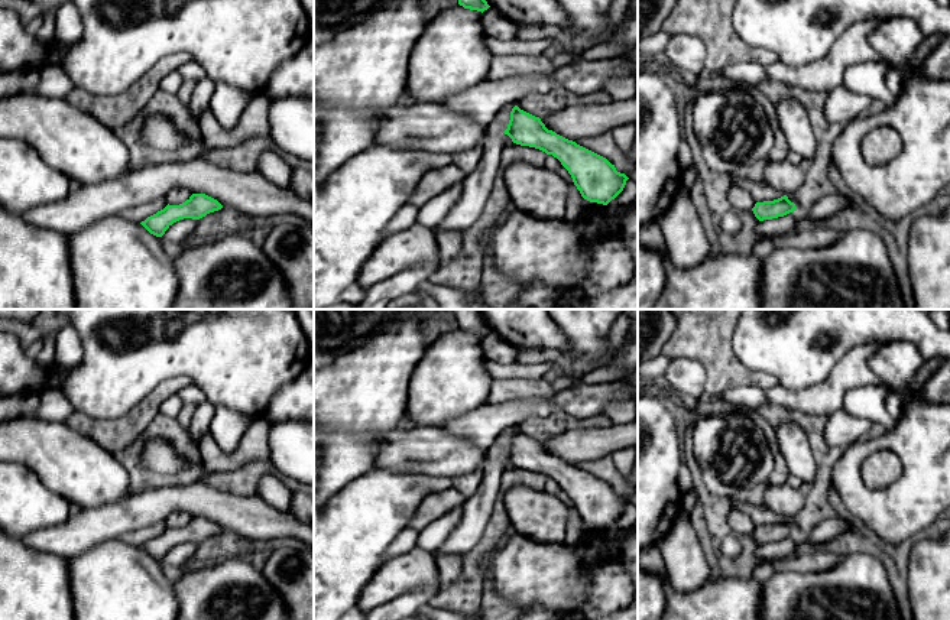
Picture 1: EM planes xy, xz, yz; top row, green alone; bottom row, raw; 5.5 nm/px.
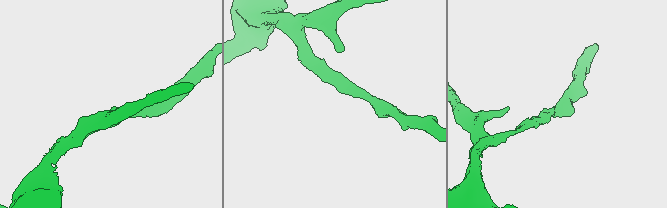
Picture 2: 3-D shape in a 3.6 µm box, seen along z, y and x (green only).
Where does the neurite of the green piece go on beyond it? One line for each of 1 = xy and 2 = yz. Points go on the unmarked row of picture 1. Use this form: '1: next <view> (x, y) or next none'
1: next none
2: next none

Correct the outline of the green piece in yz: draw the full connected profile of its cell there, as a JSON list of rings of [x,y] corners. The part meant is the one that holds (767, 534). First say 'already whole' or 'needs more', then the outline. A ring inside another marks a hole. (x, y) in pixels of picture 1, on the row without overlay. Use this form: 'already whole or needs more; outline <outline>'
already whole; outline [[[784,519],[774,525],[756,526],[752,535],[759,545],[763,545],[784,541],[792,535],[797,535],[797,532],[795,528],[791,526],[787,519]]]

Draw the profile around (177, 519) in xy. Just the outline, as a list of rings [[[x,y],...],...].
[[[174,512],[166,519],[166,525],[169,529],[179,529],[185,526],[187,523],[189,523],[191,519],[192,517],[185,512]]]

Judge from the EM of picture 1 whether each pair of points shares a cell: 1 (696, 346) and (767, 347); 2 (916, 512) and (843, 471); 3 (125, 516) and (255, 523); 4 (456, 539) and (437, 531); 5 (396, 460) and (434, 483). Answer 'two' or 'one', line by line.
1: two
2: one
3: one
4: two
5: two

